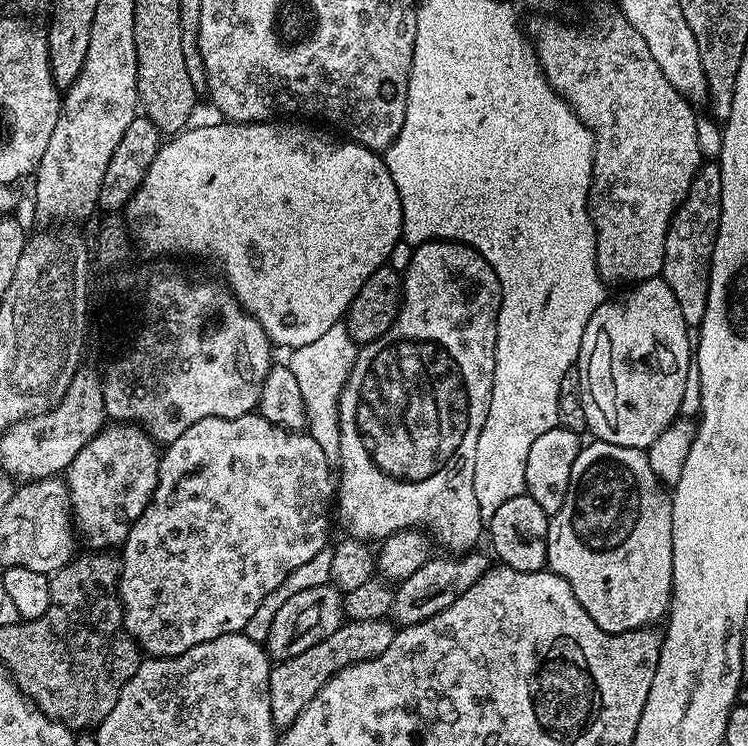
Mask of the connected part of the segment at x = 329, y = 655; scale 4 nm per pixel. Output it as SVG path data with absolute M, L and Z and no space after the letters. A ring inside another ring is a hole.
M387 619L348 620L338 630L334 630L334 634L324 636L314 646L310 646L310 650L302 650L302 654L294 658L279 661L270 674L270 712L277 729L283 730L291 726L334 674L338 674L346 666L382 654L396 634L397 629Z

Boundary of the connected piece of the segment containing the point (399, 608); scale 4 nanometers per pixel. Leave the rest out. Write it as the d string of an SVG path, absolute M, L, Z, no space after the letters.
M480 550L443 555L433 555L425 564L418 566L418 570L410 574L410 578L395 585L390 616L397 625L417 624L446 610L446 606L450 606L458 597L466 594L466 590L470 590L470 586L474 586L474 582L478 582L478 578L482 578L490 567L490 561L480 553Z

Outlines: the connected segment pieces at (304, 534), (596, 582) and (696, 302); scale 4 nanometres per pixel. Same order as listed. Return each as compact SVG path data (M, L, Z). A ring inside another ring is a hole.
M259 414L238 418L202 418L194 422L177 440L163 449L158 470L158 482L152 500L132 523L122 545L120 565L120 605L124 608L124 628L149 657L177 656L195 644L210 642L231 632L243 633L244 627L262 602L275 588L288 580L292 570L310 562L328 544L328 515L334 512L334 468L328 464L322 449L304 430L283 428Z
M605 440L585 443L574 470L562 510L551 513L548 521L547 567L574 590L586 614L607 632L631 632L634 628L663 621L672 602L672 501L665 485L650 470L647 451L614 446Z
M705 163L697 172L686 198L672 216L664 243L662 279L674 290L674 298L689 326L698 326L706 314L708 271L722 214L722 174L719 163Z

